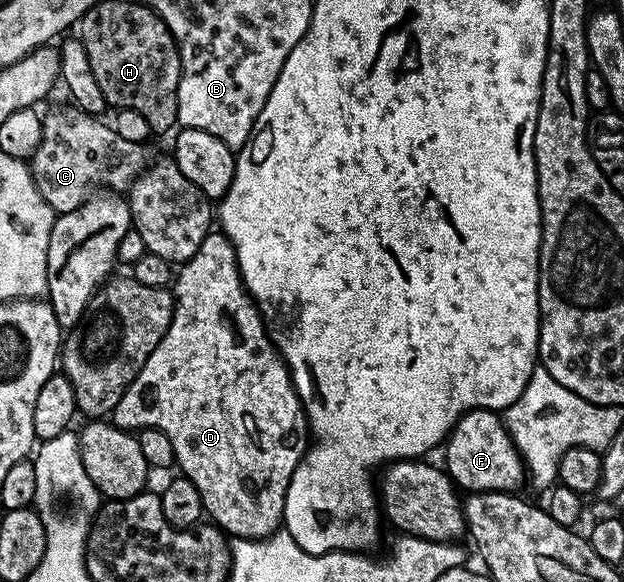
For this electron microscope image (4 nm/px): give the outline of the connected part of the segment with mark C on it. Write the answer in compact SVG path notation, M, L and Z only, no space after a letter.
M68 107L68 109L55 109L51 114L44 116L43 134L41 135L40 146L29 158L31 174L37 183L37 191L41 191L45 203L53 207L56 214L68 213L96 191L127 191L131 185L143 173L149 164L149 156L135 141L122 137L115 129L110 129L98 116L82 113L79 109Z

